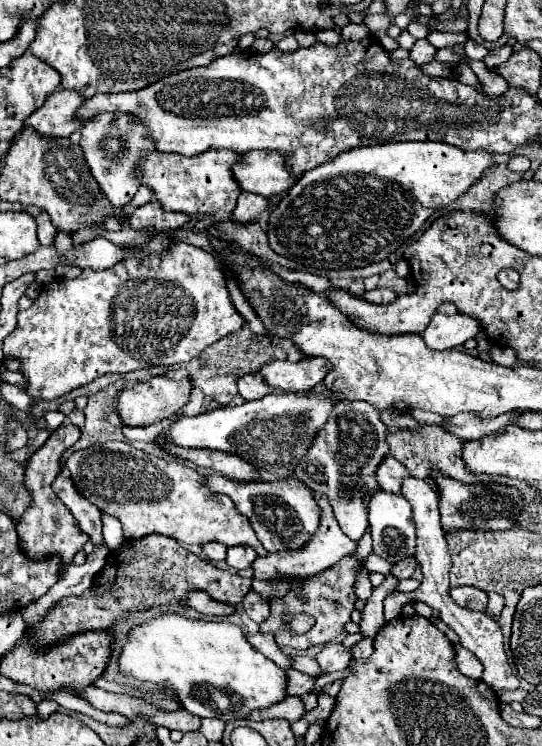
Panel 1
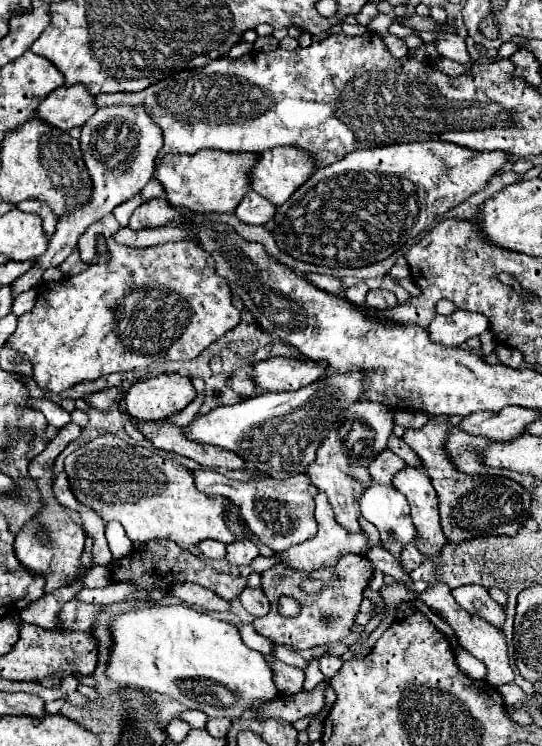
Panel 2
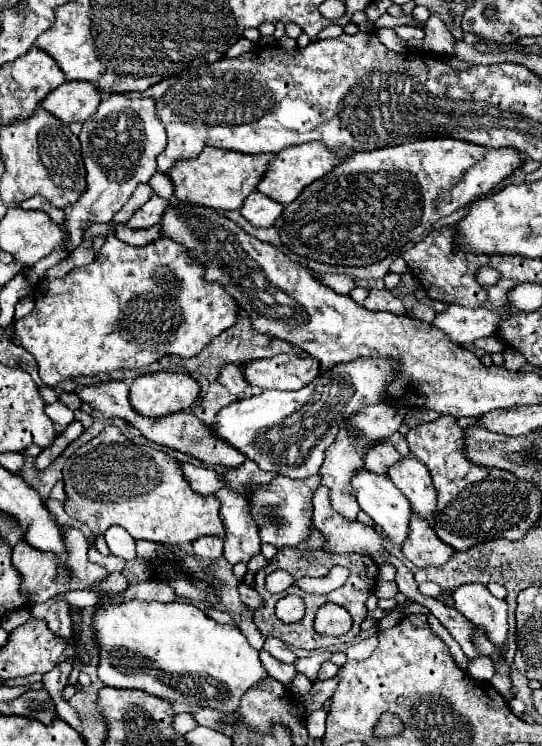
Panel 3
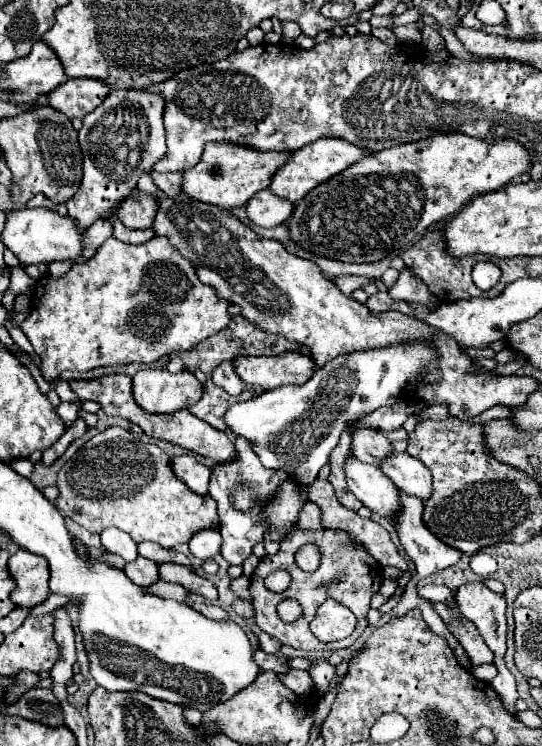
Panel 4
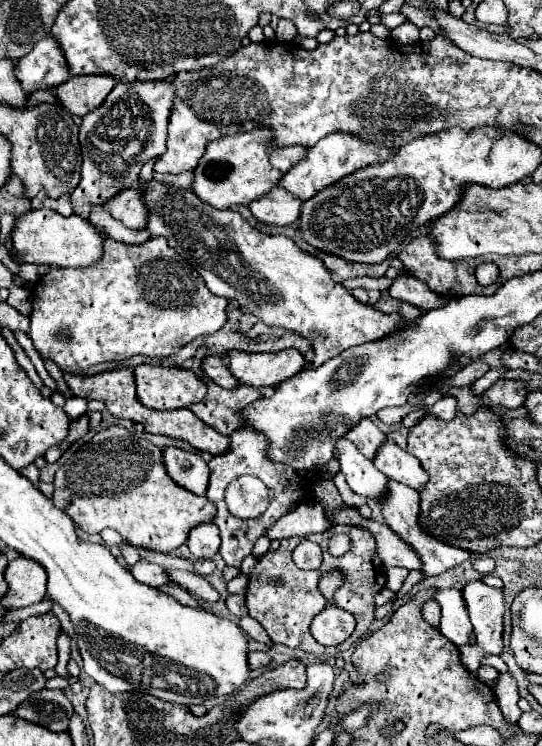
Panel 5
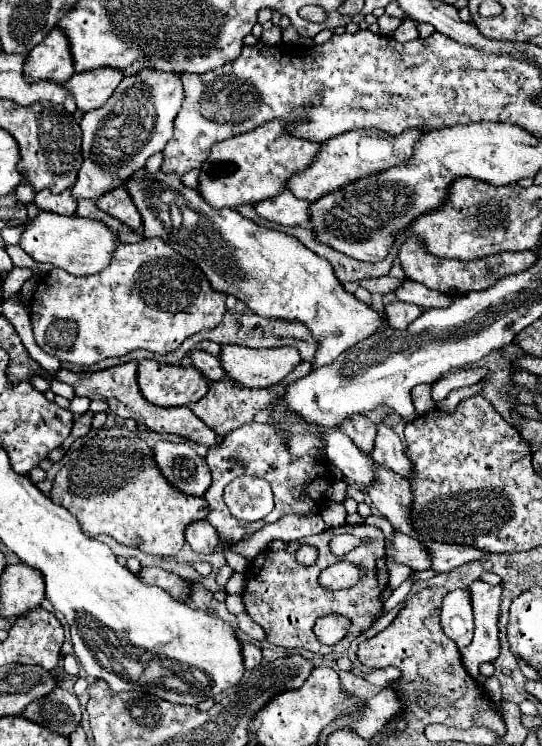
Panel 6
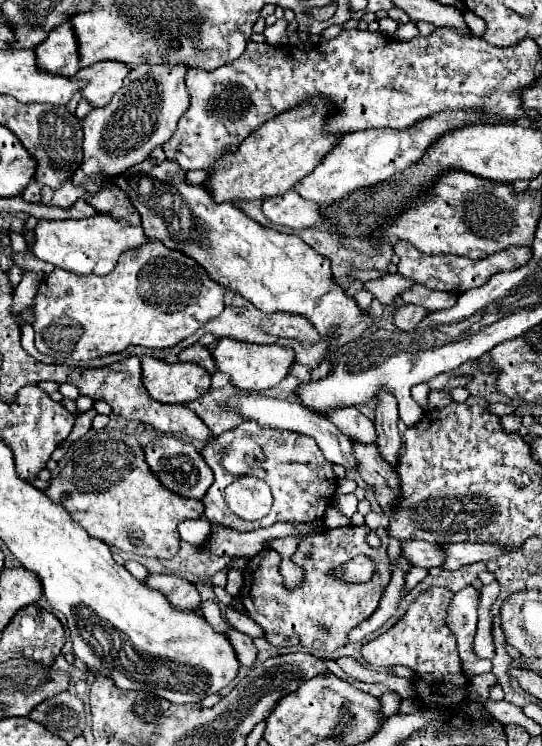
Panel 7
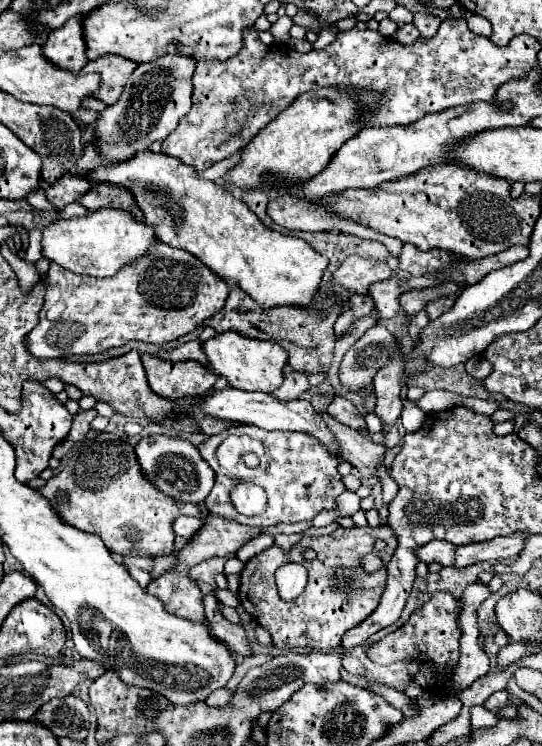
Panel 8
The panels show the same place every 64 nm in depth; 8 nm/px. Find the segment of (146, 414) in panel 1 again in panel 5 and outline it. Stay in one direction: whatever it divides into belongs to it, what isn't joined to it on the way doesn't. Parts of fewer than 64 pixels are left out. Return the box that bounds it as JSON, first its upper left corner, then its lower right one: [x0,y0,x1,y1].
[134,364,206,410]

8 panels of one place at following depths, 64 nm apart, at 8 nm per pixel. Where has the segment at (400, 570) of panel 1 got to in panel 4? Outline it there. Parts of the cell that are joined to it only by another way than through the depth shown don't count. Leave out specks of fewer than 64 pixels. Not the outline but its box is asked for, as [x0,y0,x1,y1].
[394,492,462,578]

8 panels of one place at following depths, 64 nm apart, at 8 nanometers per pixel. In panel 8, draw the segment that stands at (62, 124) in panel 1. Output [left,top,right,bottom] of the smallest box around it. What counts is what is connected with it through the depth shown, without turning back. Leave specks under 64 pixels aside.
[82,56,138,104]

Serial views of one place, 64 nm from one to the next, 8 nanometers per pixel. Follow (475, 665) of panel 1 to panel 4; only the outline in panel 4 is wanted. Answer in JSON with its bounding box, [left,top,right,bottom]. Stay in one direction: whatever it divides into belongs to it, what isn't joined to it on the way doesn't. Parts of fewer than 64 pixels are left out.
[471,664,498,682]

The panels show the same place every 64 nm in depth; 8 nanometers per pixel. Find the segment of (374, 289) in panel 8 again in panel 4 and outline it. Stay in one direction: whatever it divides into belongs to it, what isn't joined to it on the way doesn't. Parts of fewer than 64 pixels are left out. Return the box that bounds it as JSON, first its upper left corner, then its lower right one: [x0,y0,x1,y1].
[334,276,376,296]

